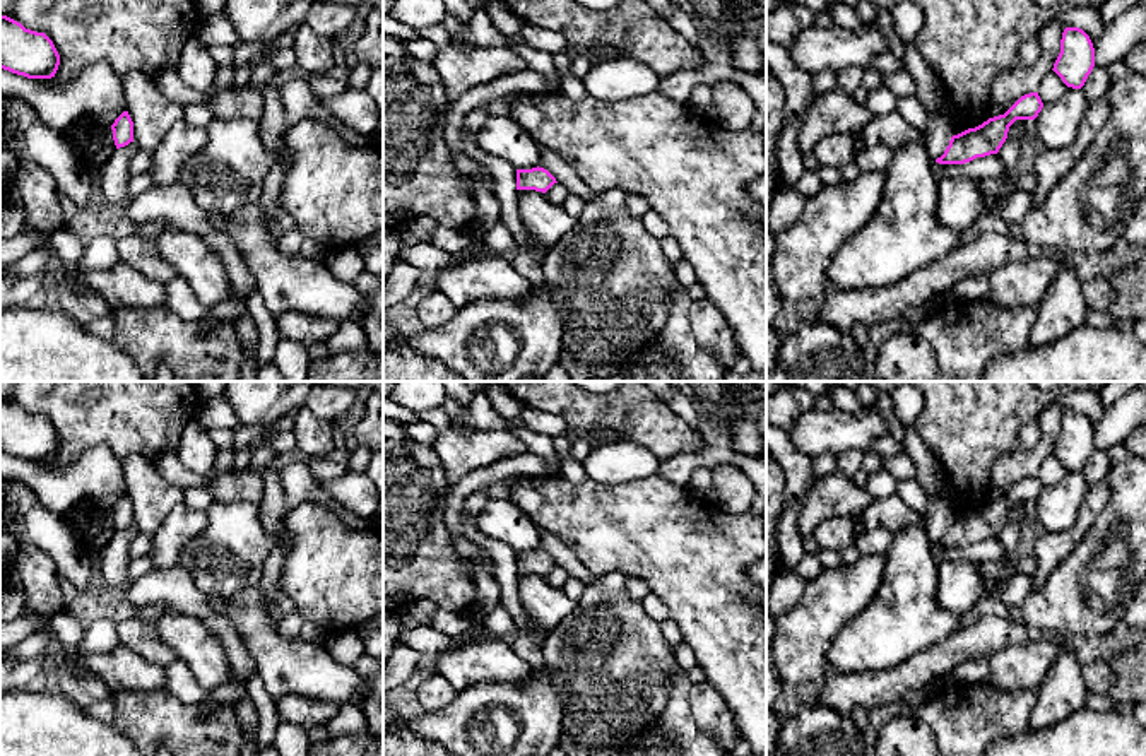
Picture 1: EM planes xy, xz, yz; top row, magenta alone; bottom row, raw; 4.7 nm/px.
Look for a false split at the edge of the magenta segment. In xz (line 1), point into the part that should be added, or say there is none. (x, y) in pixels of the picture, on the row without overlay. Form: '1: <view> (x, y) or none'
1: none

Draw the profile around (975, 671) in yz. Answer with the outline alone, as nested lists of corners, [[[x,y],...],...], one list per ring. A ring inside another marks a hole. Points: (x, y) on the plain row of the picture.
[[[990,659],[966,660],[953,670],[953,681],[966,684],[980,684],[990,681]]]

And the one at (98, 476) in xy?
[[[104,445],[84,452],[67,467],[32,464],[0,452],[0,479],[22,481],[60,517],[84,498],[91,499],[97,511],[109,511],[125,494],[121,460]]]

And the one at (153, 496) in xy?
[[[142,455],[123,458],[121,470],[125,494],[133,505],[133,523],[139,532],[154,535],[168,513],[181,503],[183,489],[168,482],[156,462]]]

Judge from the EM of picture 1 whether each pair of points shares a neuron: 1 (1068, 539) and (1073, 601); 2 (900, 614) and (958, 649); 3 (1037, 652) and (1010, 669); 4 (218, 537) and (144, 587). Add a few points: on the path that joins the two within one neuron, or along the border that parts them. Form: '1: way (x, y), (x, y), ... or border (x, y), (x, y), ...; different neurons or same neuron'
1: border (1093, 520), (1086, 536), (1042, 582); different neurons
2: border (963, 628), (915, 652), (909, 659); different neurons
3: way (1030, 659), (1021, 667), (1016, 667); same neuron
4: border (180, 565), (204, 596); different neurons

